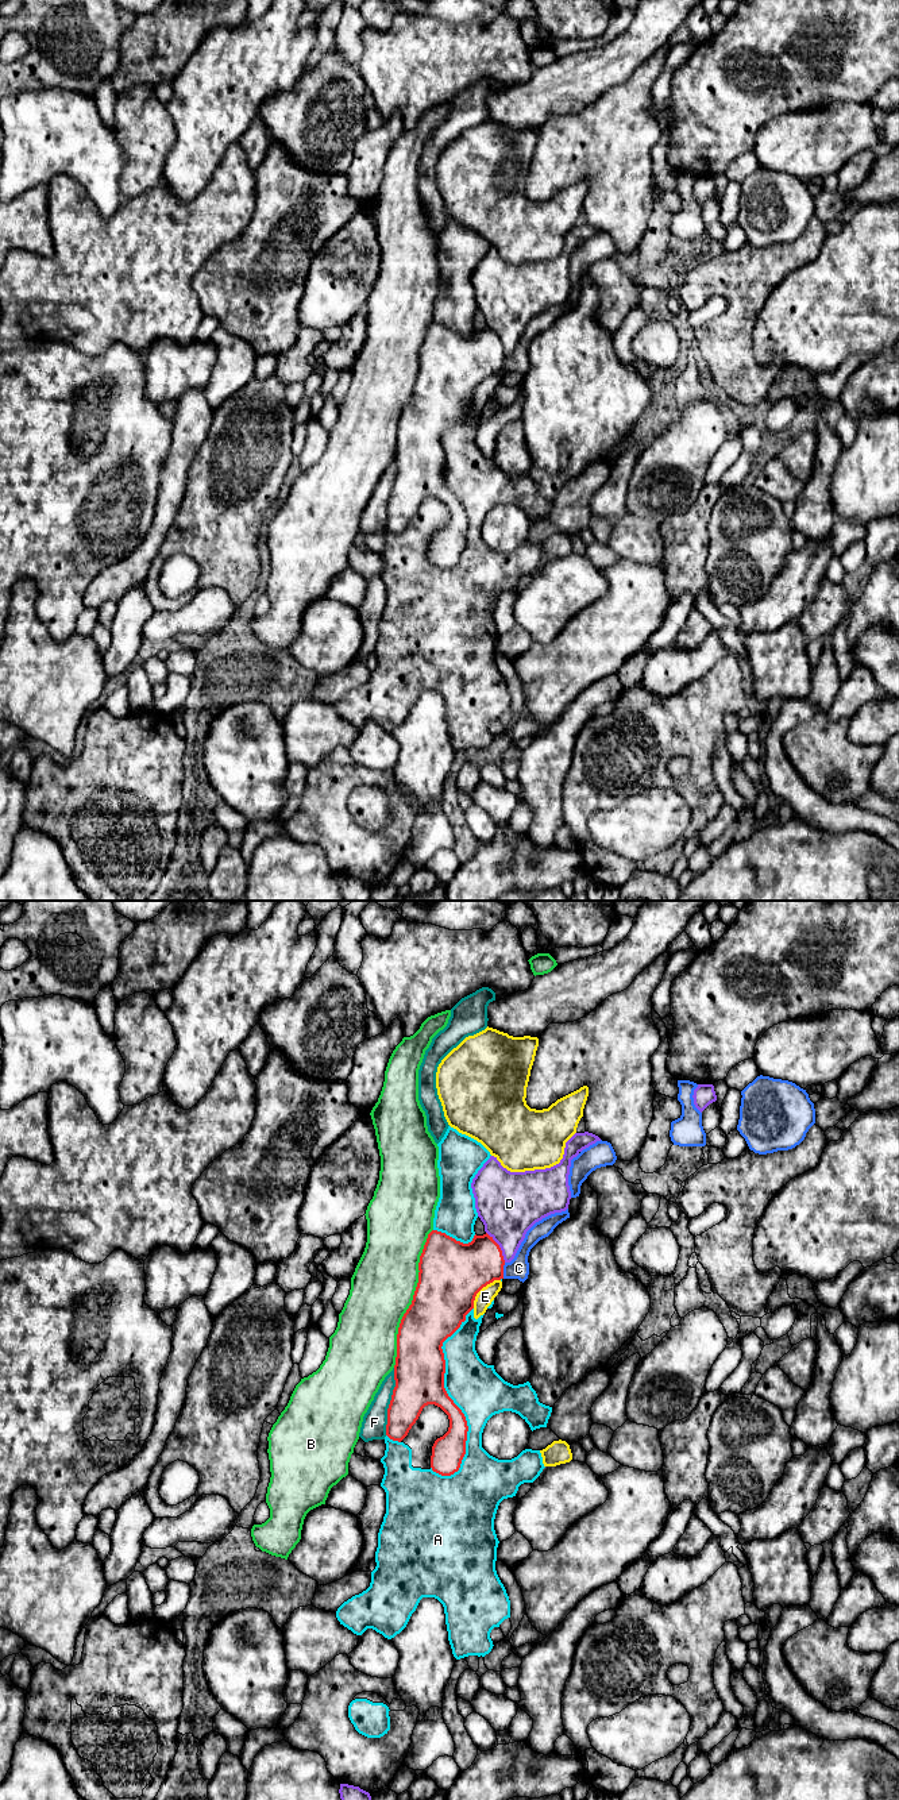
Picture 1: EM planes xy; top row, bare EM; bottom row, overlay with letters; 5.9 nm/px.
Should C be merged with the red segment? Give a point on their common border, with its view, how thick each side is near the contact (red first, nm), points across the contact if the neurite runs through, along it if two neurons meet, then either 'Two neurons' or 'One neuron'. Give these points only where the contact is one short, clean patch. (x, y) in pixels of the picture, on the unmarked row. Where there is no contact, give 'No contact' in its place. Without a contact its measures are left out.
Touches red at xy (502, 363). Thickness 320 nm (red) against 130 nm. Boundary: xy (505, 355), (502, 370). Two neurons

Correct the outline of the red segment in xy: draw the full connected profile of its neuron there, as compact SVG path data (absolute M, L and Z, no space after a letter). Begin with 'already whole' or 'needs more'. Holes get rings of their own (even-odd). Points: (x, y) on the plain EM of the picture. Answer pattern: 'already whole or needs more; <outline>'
already whole; M432 323L420 348L418 375L412 397L398 420L396 479L387 501L386 528L401 535L425 498L440 500L448 508L450 520L432 539L431 560L441 568L459 563L468 524L464 506L444 481L445 452L441 439L466 413L466 408L474 401L476 386L494 373L503 371L503 358L501 340L487 325L475 327L471 335L463 336L445 325Z

